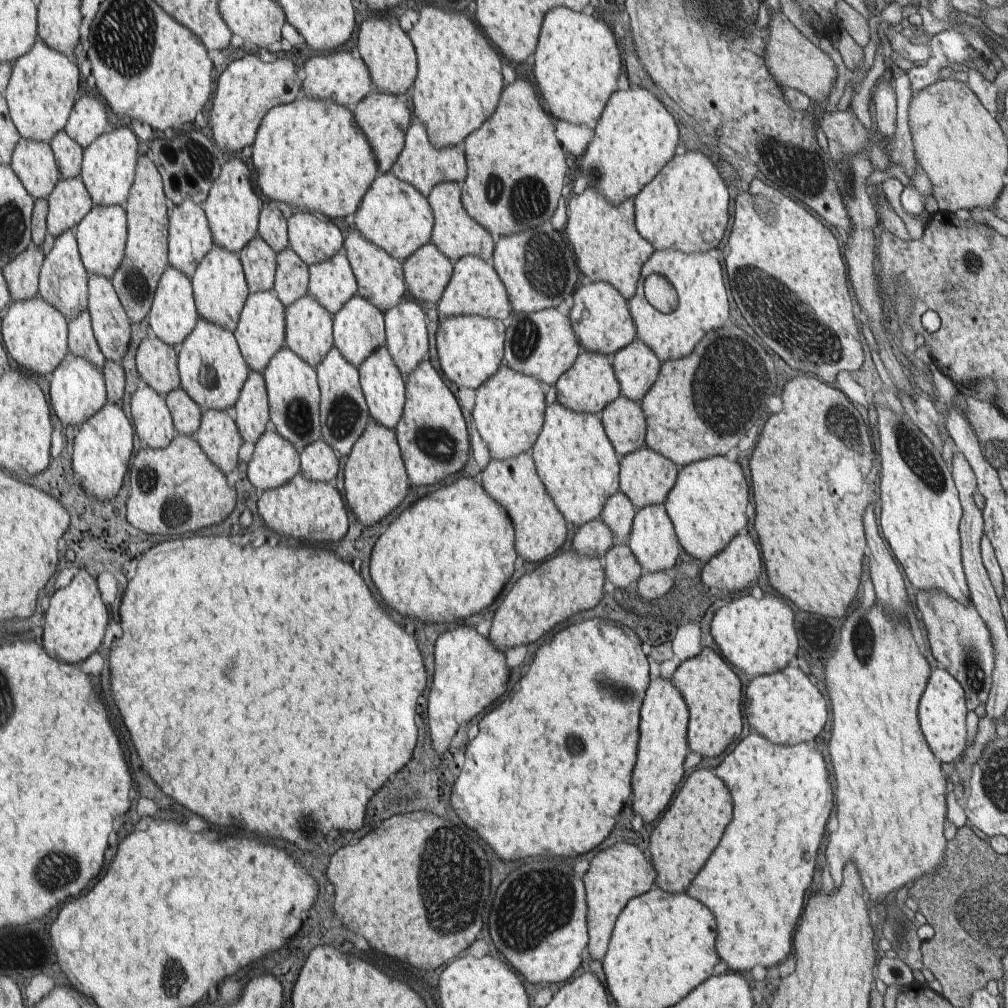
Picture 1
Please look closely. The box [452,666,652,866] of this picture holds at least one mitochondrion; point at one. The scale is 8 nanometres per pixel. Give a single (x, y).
(624, 693)

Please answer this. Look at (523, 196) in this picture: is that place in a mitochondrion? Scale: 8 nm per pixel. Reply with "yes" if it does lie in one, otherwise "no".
yes

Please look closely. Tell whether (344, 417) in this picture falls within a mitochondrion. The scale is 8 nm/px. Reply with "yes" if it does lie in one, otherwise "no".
yes

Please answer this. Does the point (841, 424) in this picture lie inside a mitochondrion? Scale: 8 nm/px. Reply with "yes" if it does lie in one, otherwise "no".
yes

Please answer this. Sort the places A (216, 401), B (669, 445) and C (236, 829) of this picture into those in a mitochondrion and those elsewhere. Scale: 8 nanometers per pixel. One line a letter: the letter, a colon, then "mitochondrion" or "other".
A: other
B: other
C: other

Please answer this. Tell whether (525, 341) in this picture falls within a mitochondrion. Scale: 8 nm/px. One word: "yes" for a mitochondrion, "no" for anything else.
yes

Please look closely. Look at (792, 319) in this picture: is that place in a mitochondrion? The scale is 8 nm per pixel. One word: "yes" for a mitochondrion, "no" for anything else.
yes

